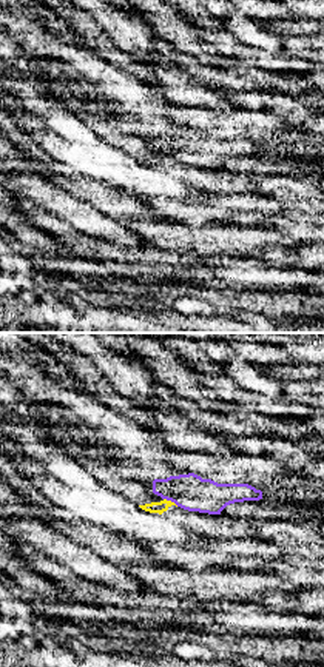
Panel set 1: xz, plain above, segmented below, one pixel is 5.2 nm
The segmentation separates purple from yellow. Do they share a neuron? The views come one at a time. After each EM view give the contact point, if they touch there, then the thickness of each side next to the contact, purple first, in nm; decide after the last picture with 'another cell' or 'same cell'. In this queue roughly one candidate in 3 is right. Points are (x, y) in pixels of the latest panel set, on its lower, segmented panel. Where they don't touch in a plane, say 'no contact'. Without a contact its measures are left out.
(172, 501) | 190/60 nm

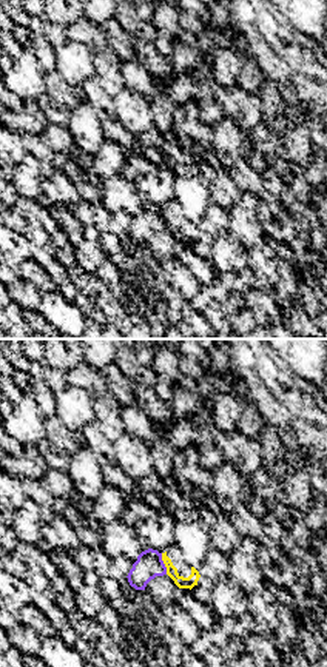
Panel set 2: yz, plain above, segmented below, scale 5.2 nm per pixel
(164, 564) | 140/60 nm

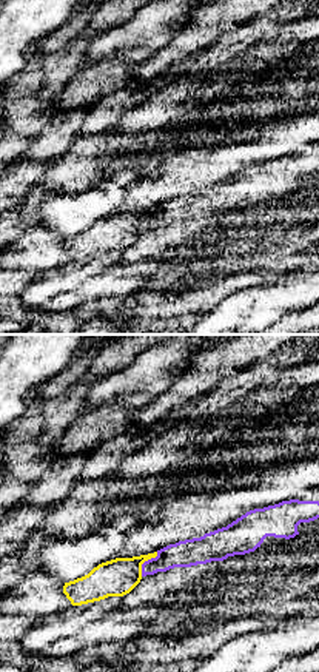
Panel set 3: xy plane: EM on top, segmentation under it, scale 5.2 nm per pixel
(145, 561) | 140/190 nm

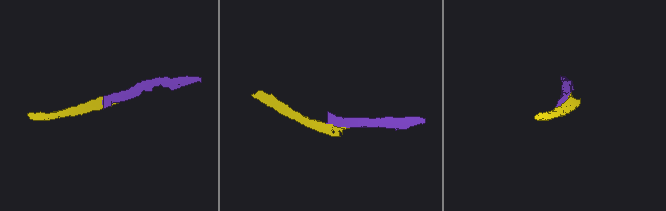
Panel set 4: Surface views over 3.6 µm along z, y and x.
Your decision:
another cell

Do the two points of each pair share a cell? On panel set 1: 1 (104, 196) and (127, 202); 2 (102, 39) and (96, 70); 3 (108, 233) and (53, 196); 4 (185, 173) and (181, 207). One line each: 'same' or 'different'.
1: same
2: different
3: same
4: different

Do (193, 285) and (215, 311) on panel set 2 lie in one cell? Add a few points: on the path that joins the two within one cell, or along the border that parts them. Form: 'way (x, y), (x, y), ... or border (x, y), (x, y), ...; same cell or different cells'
border (202, 285), (190, 301); different cells

